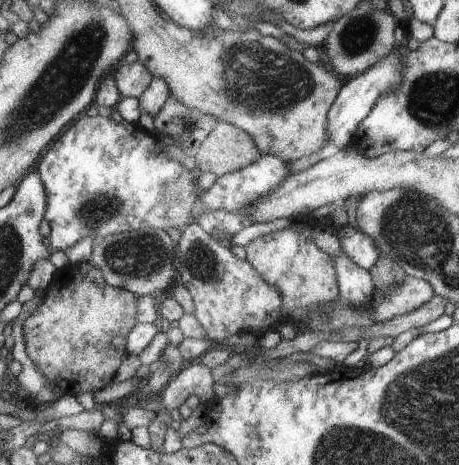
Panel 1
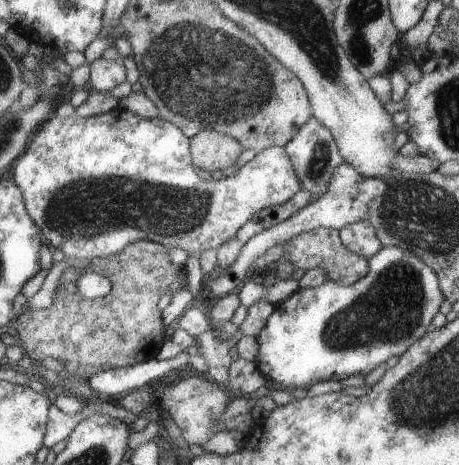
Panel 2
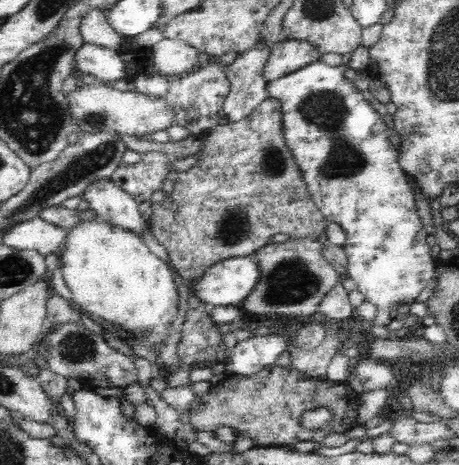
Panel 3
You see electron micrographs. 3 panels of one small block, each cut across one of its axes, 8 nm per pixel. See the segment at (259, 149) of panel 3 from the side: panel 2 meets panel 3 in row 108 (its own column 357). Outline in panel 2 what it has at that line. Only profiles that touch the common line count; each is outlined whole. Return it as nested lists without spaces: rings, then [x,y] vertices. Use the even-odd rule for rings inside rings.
[[[317,228],[313,232],[303,232],[301,236],[285,242],[283,248],[285,248],[285,254],[281,260],[287,260],[287,262],[293,260],[293,264],[305,270],[307,274],[313,270],[325,270],[329,274],[329,282],[337,282],[341,286],[357,284],[359,280],[369,276],[369,270],[371,270],[371,264],[369,264],[371,260],[351,252],[341,238],[341,230],[337,228]]]

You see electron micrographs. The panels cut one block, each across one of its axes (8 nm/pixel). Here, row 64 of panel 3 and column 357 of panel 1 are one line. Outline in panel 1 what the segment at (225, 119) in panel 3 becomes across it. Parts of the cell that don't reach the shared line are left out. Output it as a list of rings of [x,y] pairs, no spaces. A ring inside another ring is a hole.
[[[347,224],[345,228],[341,228],[341,232],[339,232],[337,238],[341,240],[343,252],[345,252],[345,254],[353,260],[353,264],[357,264],[359,268],[371,270],[371,268],[377,264],[377,260],[379,260],[381,254],[379,254],[379,250],[377,250],[375,242],[373,242],[367,234],[363,234],[361,230],[357,230],[355,226]]]

